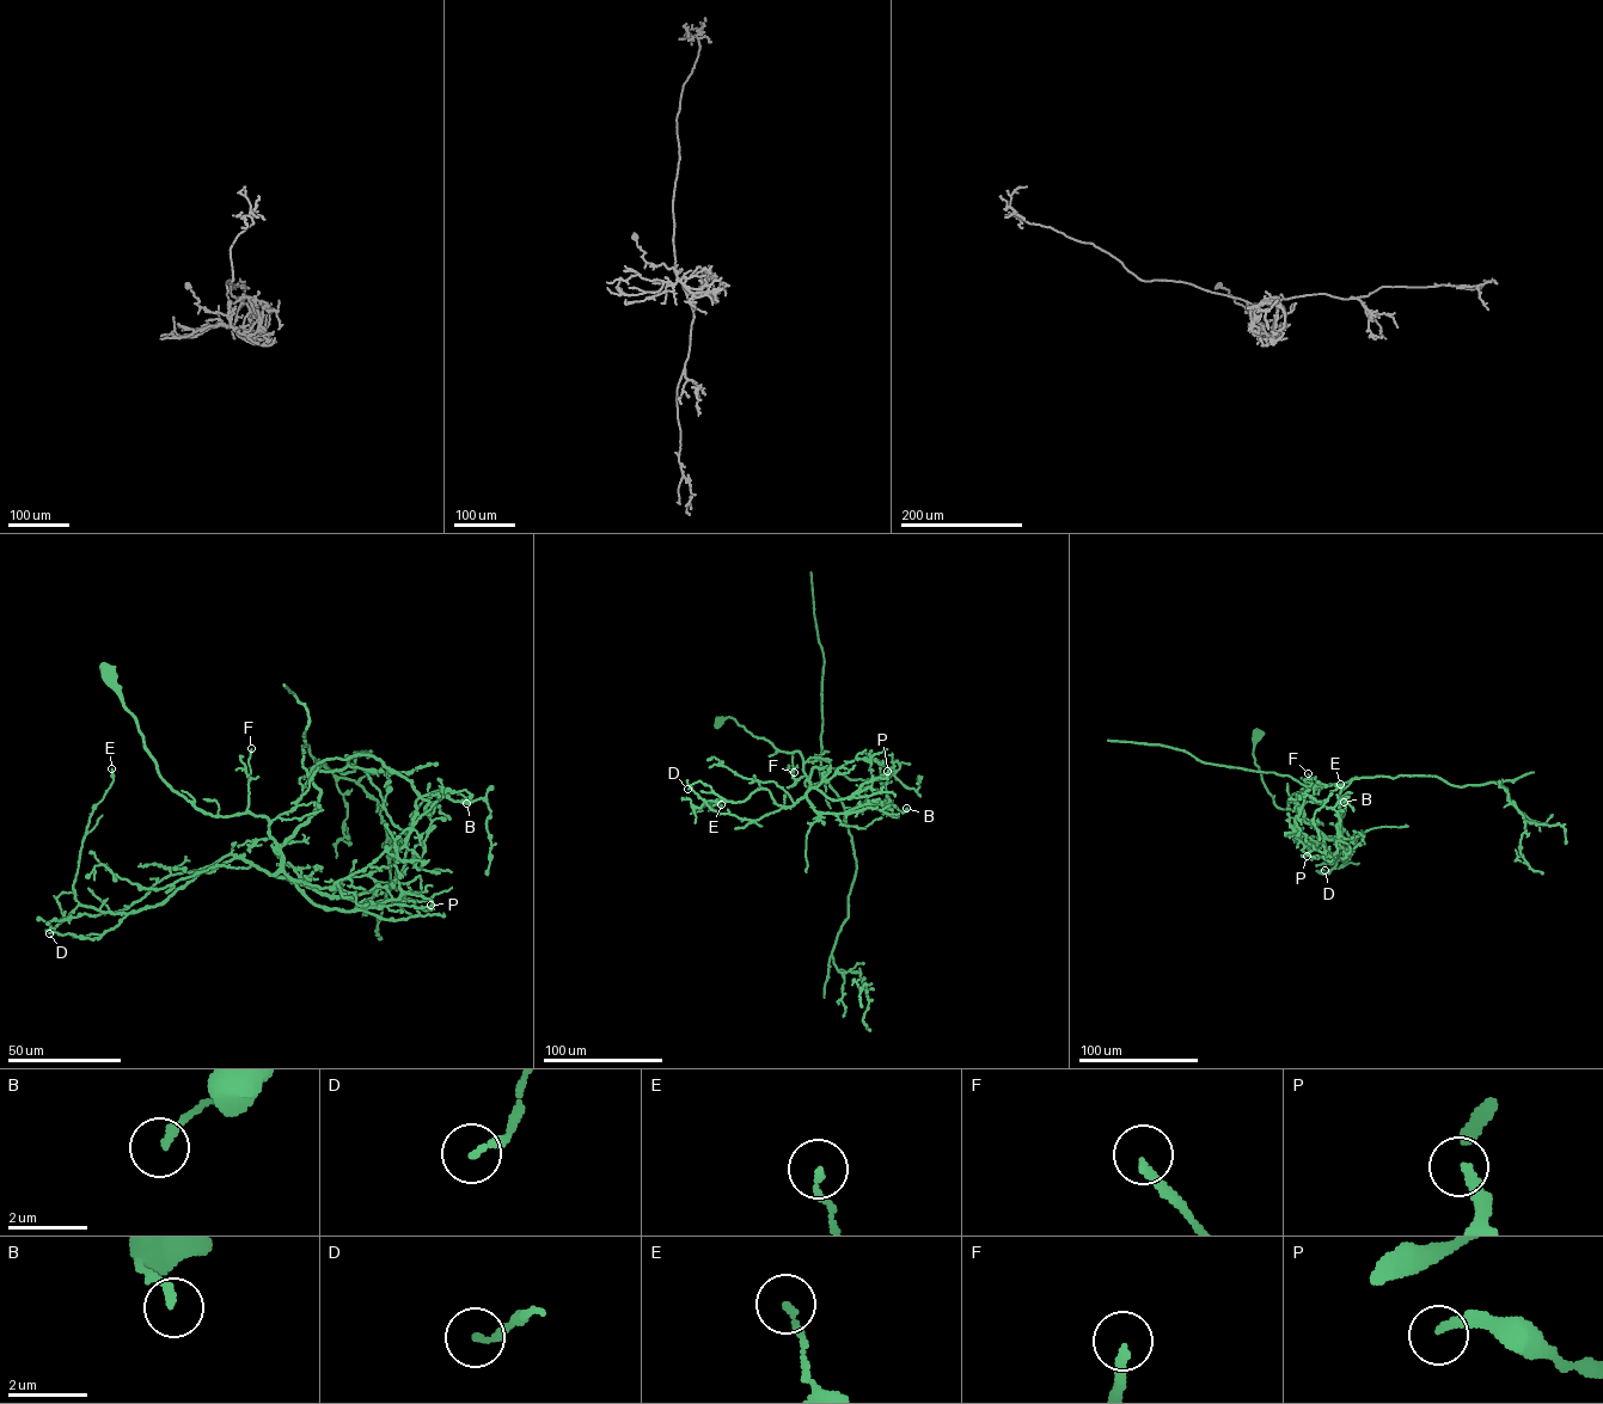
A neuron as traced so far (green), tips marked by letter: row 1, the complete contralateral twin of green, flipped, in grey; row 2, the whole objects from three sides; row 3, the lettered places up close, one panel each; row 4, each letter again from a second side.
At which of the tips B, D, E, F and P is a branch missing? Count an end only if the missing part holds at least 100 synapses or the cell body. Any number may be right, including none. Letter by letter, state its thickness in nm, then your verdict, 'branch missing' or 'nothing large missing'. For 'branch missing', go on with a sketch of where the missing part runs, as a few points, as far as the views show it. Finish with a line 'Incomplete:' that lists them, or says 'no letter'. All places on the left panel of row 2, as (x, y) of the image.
B: 190 nm | nothing large missing
D: 200 nm | nothing large missing
E: 140 nm | nothing large missing
F: 200 nm | nothing large missing
P: 240 nm | nothing large missing
Incomplete: no letter

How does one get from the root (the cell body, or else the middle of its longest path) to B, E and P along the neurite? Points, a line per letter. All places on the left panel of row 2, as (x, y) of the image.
B: (105, 675), (173, 790), (264, 816), (275, 875), (331, 896), (392, 883), (435, 803), (466, 803)
E: (105, 675), (161, 778), (209, 814), (264, 816), (280, 868), (232, 858), (155, 906), (83, 906), (111, 768)
P: (105, 675), (134, 717), (161, 778), (209, 814), (264, 816), (283, 872), (313, 902), (346, 911), (430, 905)

